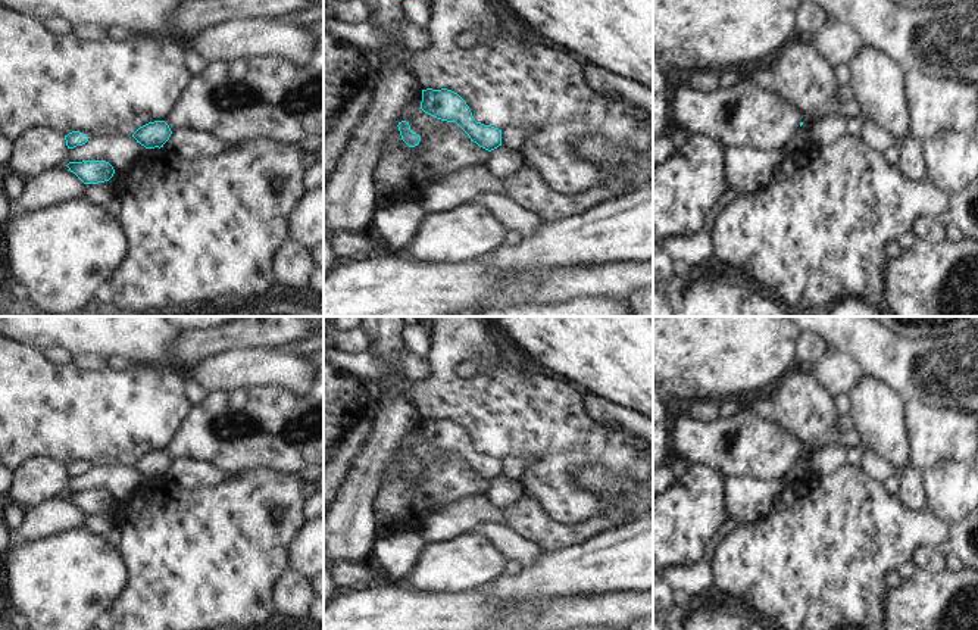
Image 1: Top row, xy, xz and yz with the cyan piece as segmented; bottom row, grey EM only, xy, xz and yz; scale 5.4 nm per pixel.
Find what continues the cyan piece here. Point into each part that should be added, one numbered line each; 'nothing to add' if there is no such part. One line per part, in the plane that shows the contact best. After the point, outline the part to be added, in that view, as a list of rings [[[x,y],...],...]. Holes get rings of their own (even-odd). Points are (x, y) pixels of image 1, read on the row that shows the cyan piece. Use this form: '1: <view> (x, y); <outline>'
nothing to add

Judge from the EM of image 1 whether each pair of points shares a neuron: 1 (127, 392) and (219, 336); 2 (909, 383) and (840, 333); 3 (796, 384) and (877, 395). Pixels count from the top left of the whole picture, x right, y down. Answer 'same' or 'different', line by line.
1: different
2: same
3: different

